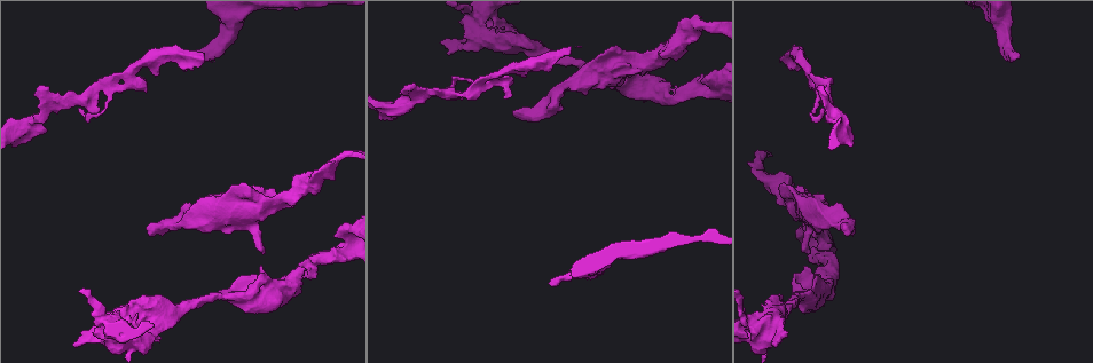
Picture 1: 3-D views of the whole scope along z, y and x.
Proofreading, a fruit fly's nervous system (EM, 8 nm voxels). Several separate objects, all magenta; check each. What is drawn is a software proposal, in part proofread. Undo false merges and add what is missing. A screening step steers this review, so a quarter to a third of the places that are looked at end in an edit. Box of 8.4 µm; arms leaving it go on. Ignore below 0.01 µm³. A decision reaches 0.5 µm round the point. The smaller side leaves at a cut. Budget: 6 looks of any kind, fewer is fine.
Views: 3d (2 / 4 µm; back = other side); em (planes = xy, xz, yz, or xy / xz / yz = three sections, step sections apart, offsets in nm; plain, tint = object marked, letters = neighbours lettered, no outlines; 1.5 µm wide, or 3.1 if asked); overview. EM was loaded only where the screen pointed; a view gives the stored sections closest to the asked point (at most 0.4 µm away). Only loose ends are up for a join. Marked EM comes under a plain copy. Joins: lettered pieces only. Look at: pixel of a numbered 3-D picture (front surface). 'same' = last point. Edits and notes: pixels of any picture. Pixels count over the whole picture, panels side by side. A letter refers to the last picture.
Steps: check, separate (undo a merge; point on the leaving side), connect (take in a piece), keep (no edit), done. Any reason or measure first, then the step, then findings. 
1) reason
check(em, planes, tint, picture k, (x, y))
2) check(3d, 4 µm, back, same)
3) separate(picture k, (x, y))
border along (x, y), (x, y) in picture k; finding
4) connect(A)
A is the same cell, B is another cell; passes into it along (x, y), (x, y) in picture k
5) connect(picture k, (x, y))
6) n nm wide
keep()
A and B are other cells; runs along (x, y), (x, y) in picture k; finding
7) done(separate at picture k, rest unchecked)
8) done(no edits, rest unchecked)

branch stops here
check(3d, 2 µm, picture 1, (150, 233))

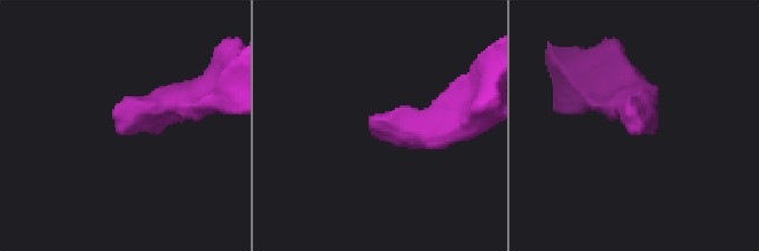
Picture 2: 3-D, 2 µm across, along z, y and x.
check(em, xy, step 4, letters, picture 2, (123, 134))

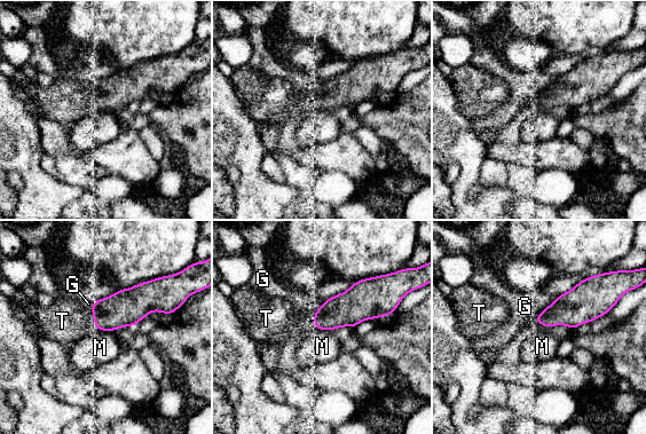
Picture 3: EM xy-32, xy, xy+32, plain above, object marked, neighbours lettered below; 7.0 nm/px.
connect(picture 3, (62, 321))
T is the same cell, G and M are other cells; the cell continues

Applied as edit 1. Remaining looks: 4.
an open end
check(3d, 4 µm, picture 1, (441, 44))

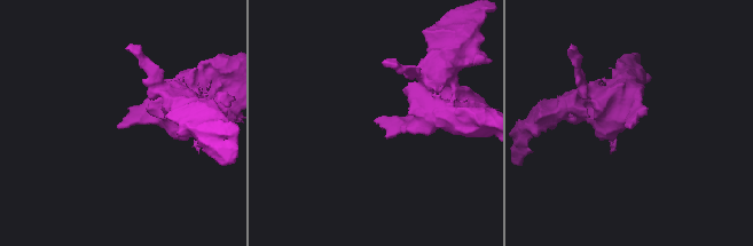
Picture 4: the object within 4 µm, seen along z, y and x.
check(em, xz, step 4, tint, picture 4, (631, 126))

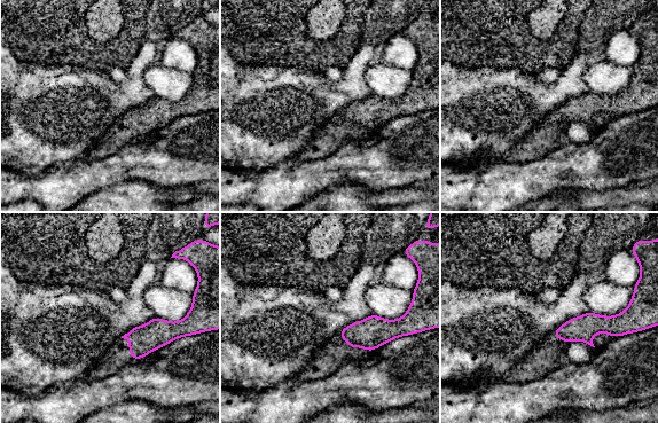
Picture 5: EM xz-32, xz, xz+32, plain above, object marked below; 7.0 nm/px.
check(em, xy, step 4, letters, same)

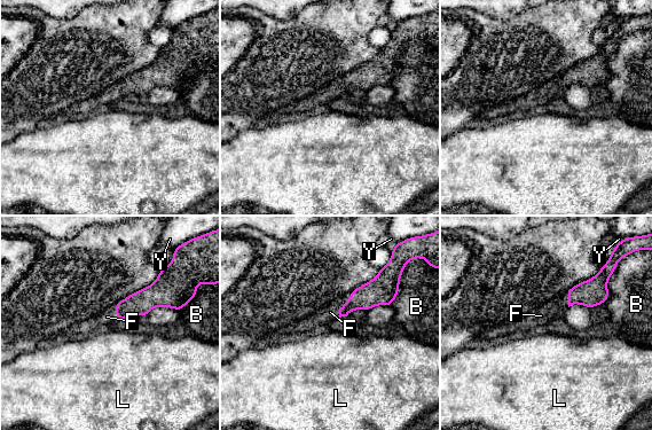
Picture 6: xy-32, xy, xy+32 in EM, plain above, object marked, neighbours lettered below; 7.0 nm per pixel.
B touches over 200 nm
connect(picture 6, (330, 312))
F is the same cell, B, L and Y are other cells; passes into it along (374, 292), (342, 305), (330, 312) in picture 6; it goes on there

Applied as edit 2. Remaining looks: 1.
done(connect at picture 3, connect at picture 6, rest unchecked)

